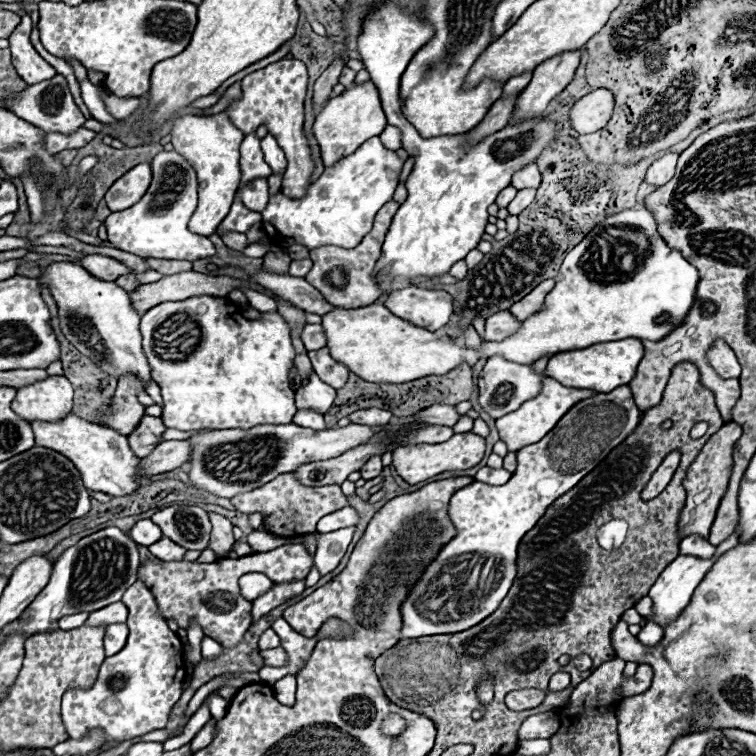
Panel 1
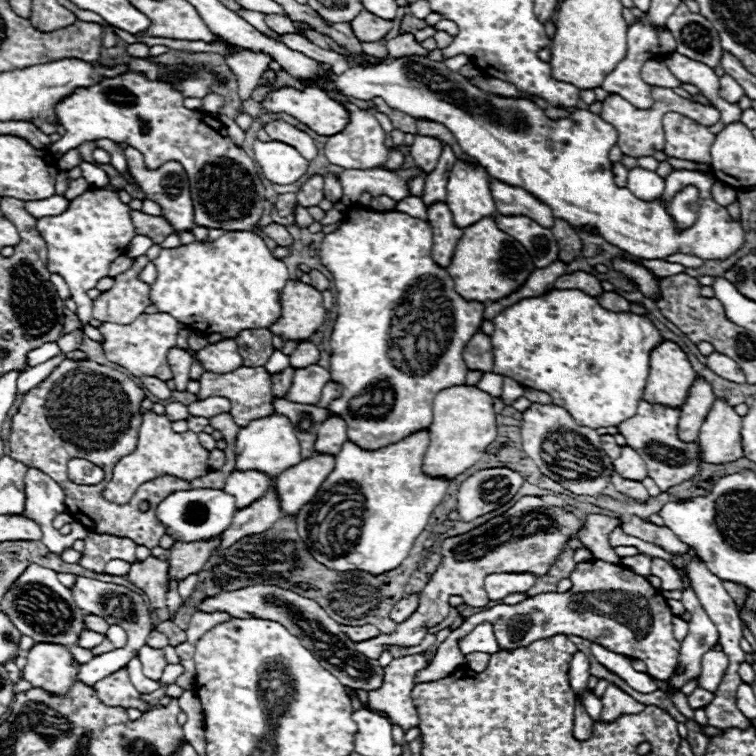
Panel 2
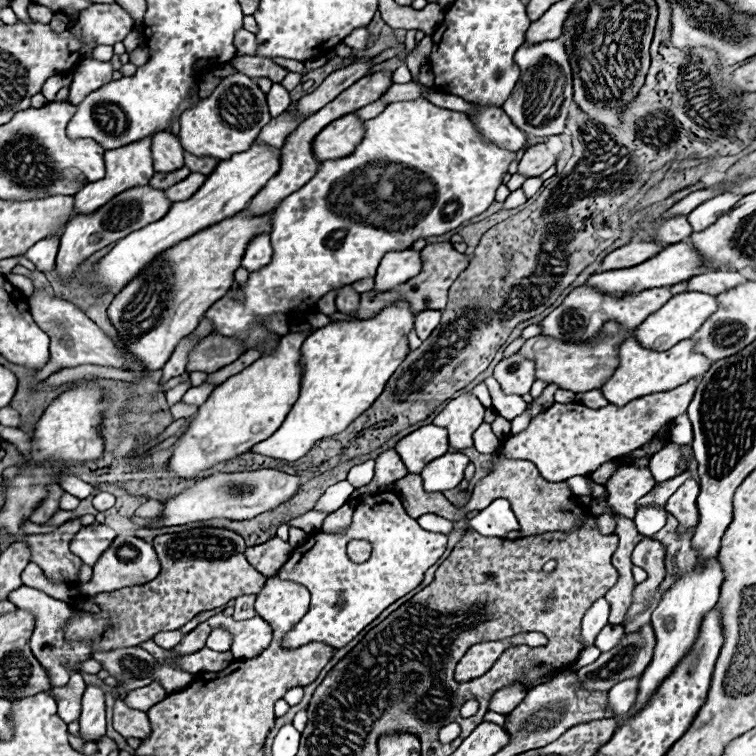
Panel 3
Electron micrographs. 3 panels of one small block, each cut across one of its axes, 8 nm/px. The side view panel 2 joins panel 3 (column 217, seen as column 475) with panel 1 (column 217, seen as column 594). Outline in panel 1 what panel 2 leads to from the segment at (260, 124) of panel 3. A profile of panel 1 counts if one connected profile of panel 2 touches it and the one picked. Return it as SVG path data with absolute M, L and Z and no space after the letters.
M220 112L214 116L176 116L172 130L172 144L176 148L176 152L180 152L190 164L192 168L196 168L198 174L198 208L190 218L188 228L200 236L212 236L220 222L228 216L234 194L240 186L240 166L238 166L238 158L240 158L240 144L244 140L244 134L230 122L230 118Z

